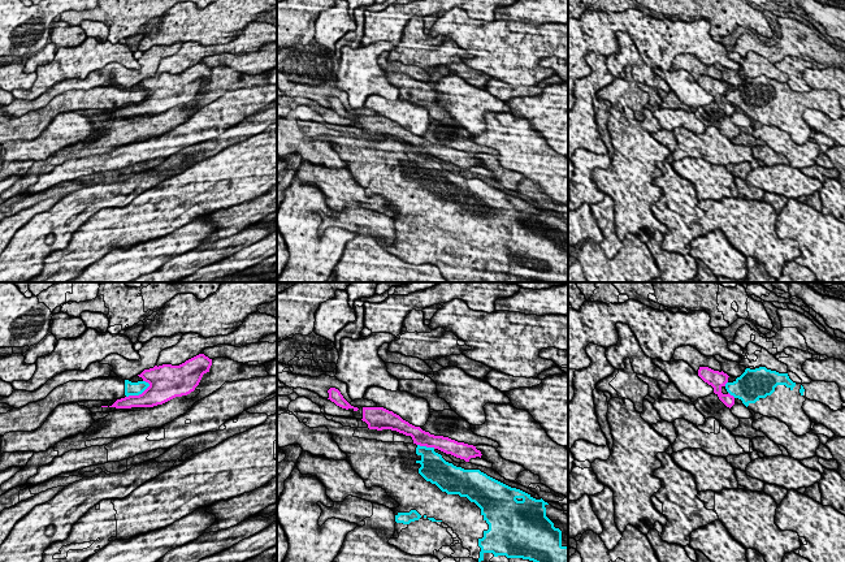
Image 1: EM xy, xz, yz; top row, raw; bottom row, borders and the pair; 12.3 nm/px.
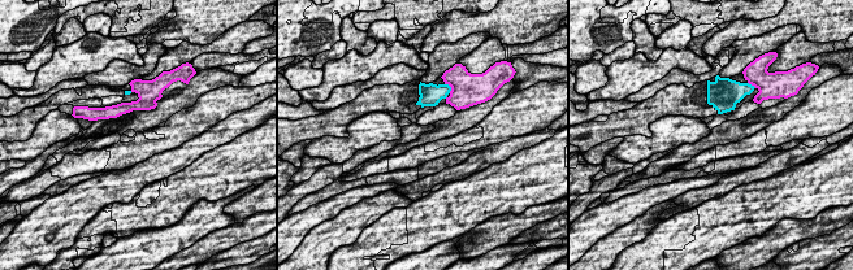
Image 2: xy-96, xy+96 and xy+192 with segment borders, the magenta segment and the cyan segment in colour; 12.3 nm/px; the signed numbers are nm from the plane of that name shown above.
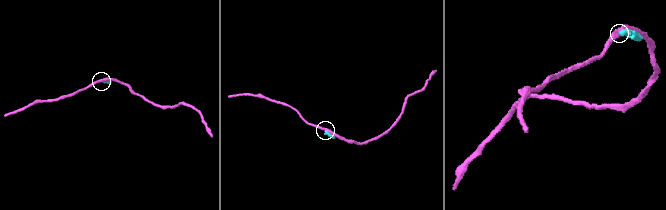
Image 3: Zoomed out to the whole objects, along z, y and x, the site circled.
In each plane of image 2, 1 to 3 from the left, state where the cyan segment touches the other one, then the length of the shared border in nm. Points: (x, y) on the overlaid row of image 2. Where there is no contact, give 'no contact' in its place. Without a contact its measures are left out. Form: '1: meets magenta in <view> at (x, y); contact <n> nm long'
1: no contact
2: meets magenta in xy+96 at (450, 86); contact 140 nm long
3: meets magenta in xy+192 at (752, 85); contact 130 nm long

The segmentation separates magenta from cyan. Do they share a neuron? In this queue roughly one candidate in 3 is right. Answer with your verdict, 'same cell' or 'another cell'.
another cell

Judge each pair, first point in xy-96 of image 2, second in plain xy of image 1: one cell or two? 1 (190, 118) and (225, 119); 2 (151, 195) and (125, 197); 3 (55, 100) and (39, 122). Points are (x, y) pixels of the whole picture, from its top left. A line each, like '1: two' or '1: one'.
1: one
2: two
3: one

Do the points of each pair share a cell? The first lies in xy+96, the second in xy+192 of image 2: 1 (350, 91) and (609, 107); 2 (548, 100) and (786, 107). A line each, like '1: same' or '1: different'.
1: different
2: different

